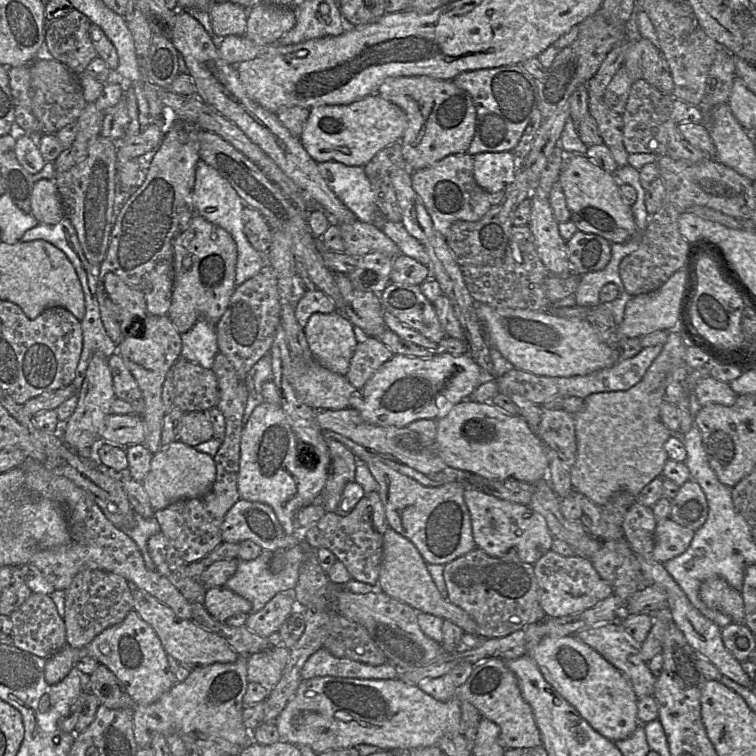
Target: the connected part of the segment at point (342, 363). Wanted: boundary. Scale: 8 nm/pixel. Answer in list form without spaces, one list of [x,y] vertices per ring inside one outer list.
[[[338,311],[315,313],[305,325],[304,334],[313,359],[323,367],[346,376],[358,344],[354,325]]]

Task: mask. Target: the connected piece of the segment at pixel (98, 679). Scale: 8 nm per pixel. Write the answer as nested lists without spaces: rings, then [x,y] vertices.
[[[103,664],[90,675],[90,690],[99,705],[110,709],[134,709],[135,704],[122,682]]]

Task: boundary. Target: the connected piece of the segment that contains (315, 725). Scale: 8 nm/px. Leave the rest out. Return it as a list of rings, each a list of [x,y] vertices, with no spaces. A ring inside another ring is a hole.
[[[323,676],[302,680],[296,693],[275,720],[281,741],[309,745],[317,754],[328,750],[355,747],[360,744],[377,746],[380,750],[408,751],[428,747],[446,734],[462,734],[461,705],[458,697],[441,702],[417,685],[395,679],[358,679]]]

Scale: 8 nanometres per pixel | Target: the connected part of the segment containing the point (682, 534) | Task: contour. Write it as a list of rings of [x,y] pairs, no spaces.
[[[670,518],[659,521],[655,531],[652,558],[665,563],[684,553],[690,545],[695,531],[685,528]]]

